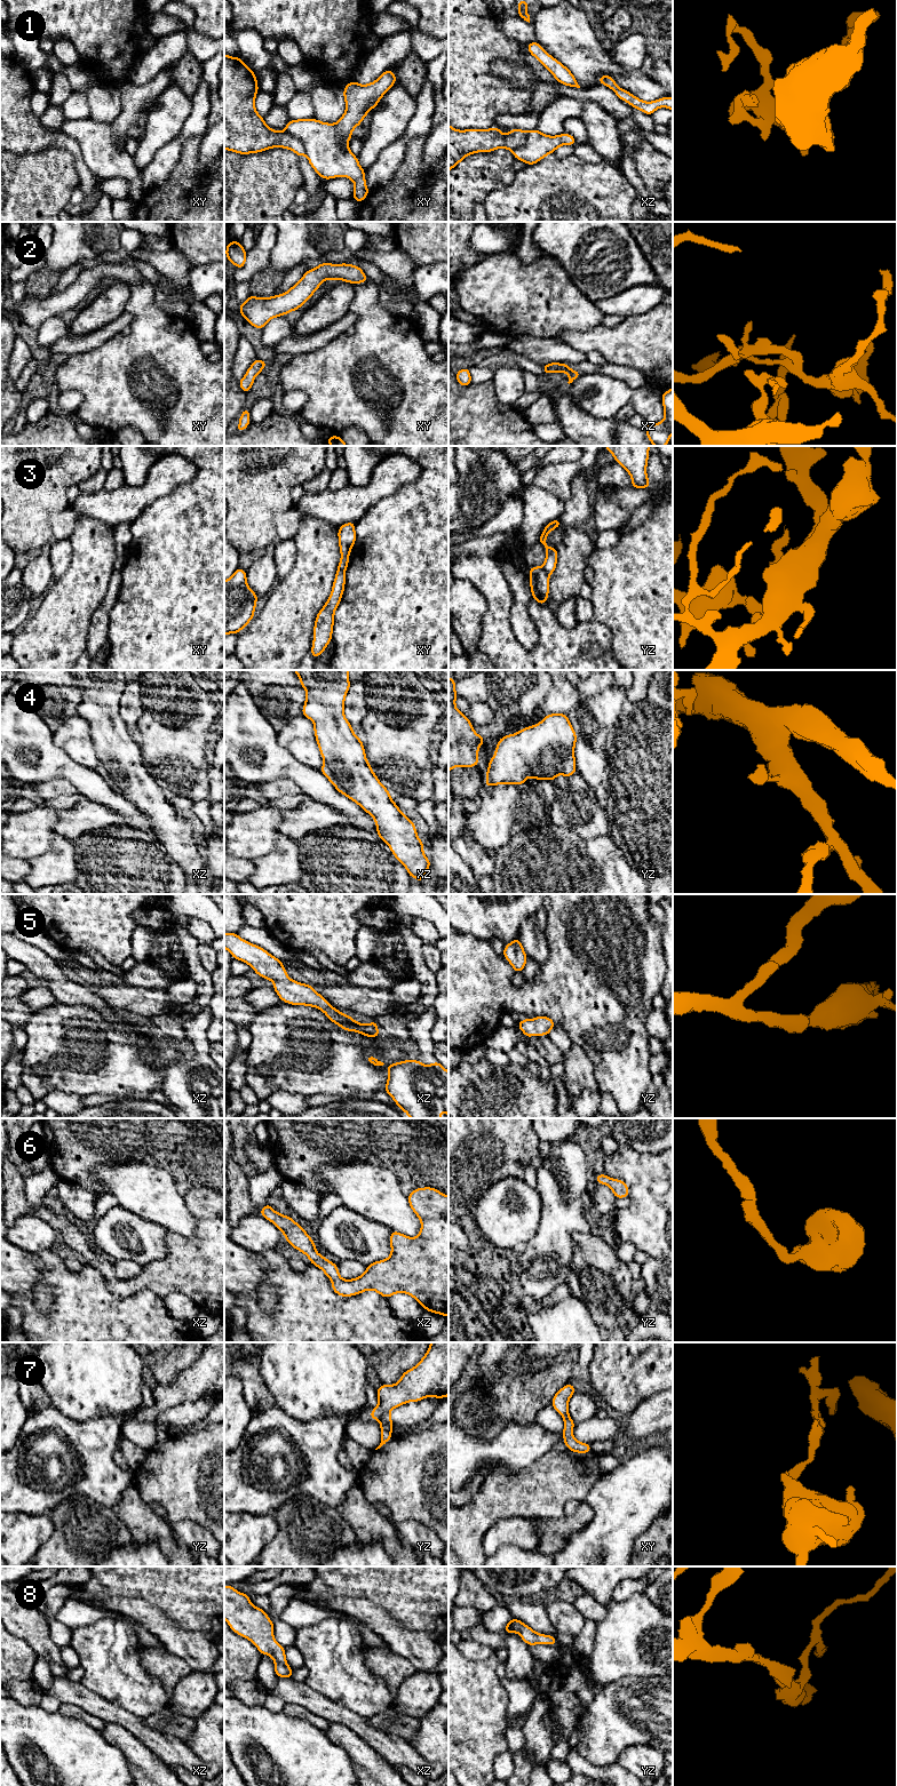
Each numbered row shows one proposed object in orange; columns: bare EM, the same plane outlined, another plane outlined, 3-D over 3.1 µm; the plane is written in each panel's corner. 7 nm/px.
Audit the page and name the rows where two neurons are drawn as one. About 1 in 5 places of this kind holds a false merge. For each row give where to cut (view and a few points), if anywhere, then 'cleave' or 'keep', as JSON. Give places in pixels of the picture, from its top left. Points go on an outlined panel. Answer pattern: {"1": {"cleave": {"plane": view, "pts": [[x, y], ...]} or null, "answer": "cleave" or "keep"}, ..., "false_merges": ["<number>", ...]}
{"1": {"cleave": {"plane": "xy", "pts": [[284, 130], [295, 136], [302, 143], [306, 153]]}, "answer": "cleave"}, "2": {"cleave": null, "answer": "keep"}, "3": {"cleave": {"plane": "yz", "pts": [[541, 567], [548, 575]]}, "answer": "cleave"}, "4": {"cleave": null, "answer": "keep"}, "5": {"cleave": null, "answer": "keep"}, "6": {"cleave": null, "answer": "keep"}, "7": {"cleave": {"plane": "yz", "pts": [[388, 1412], [379, 1419]]}, "answer": "cleave"}, "8": {"cleave": null, "answer": "keep"}, "false_merges": ["1", "3", "7"]}

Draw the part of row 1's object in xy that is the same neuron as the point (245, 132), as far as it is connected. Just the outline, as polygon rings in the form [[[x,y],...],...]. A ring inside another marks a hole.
[[[224,54],[224,150],[240,154],[262,152],[272,147],[305,154],[303,143],[287,131],[269,128],[255,110],[259,91],[255,73],[240,57]]]

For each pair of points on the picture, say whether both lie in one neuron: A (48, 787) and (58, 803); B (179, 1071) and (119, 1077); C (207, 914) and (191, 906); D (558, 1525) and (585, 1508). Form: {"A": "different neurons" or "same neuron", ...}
{"A": "different neurons", "B": "different neurons", "C": "same neuron", "D": "same neuron"}

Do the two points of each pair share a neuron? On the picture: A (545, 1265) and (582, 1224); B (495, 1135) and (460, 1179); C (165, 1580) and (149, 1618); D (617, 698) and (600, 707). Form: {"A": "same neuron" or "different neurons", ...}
{"A": "same neuron", "B": "same neuron", "C": "different neurons", "D": "same neuron"}

